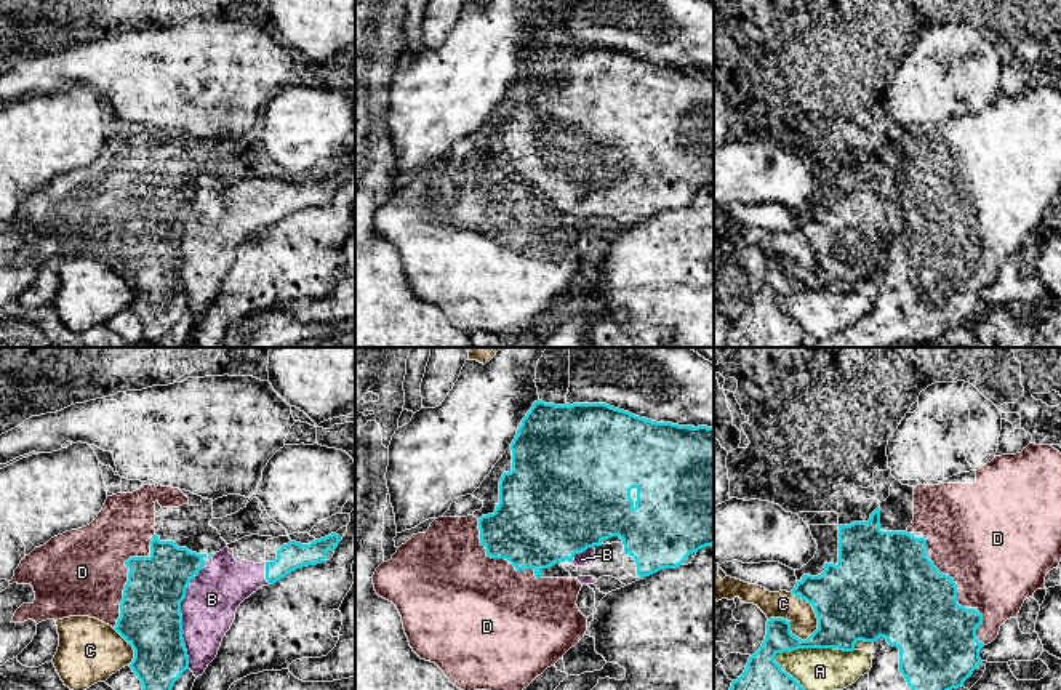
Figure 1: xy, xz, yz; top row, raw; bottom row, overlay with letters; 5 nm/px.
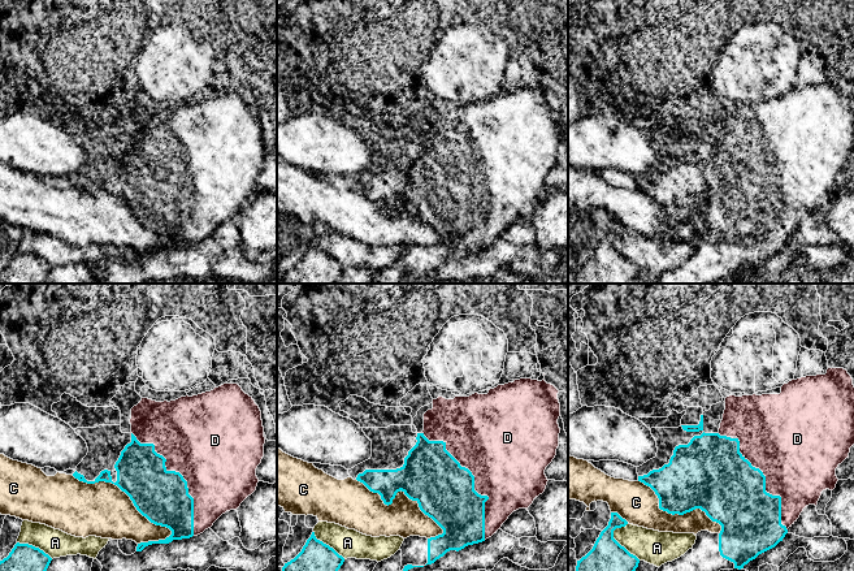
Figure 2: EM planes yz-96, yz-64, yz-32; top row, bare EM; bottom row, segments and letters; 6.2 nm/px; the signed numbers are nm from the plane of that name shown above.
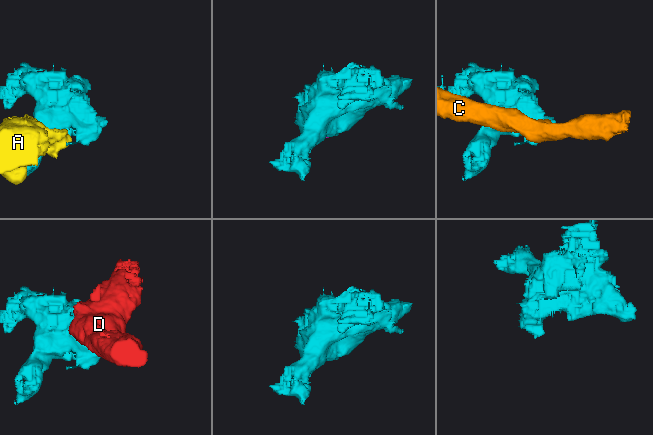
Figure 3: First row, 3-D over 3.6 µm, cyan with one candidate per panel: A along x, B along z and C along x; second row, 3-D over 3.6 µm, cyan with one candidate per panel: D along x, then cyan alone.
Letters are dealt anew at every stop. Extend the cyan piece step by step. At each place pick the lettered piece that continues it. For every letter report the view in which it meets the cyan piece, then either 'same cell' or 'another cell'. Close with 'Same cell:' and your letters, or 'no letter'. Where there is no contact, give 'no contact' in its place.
A: contact in yz; another cell
B: contact in xy; another cell
C: contact in yz; another cell
D: contact in yz; same cell
Same cell: D

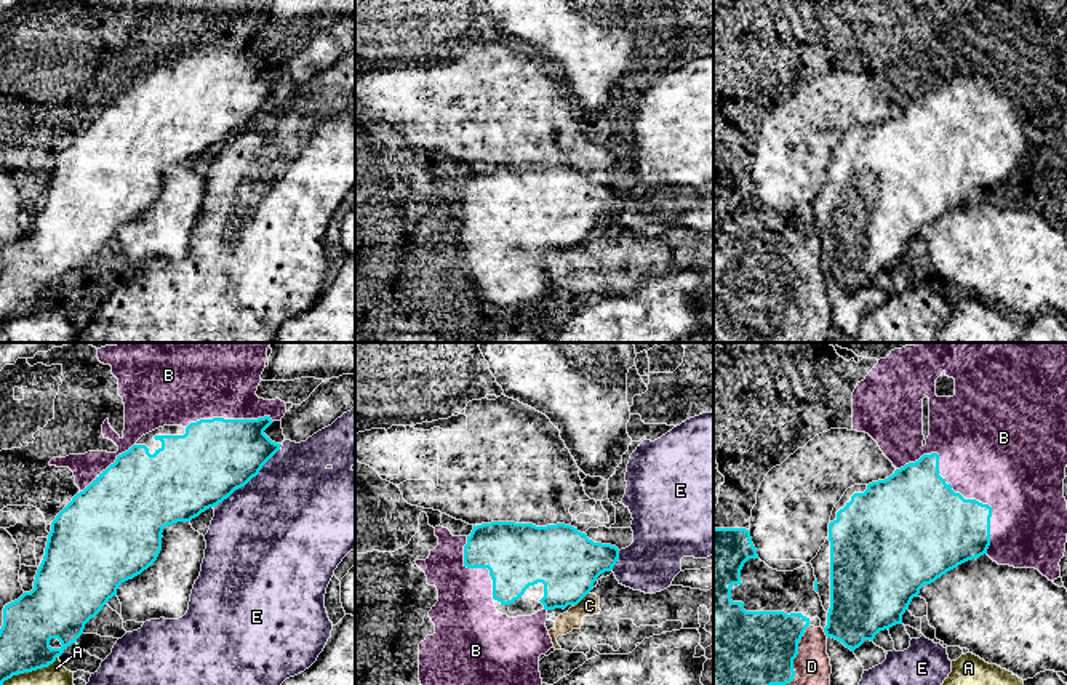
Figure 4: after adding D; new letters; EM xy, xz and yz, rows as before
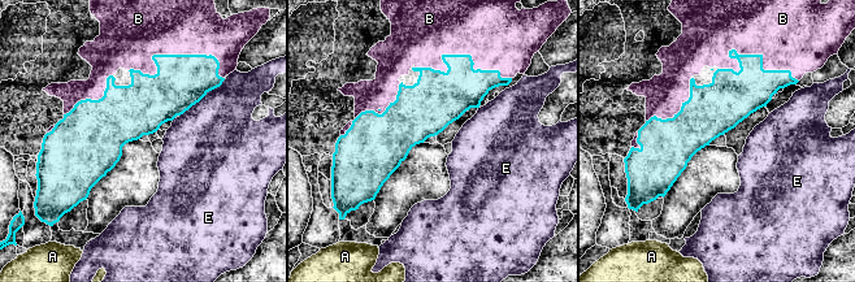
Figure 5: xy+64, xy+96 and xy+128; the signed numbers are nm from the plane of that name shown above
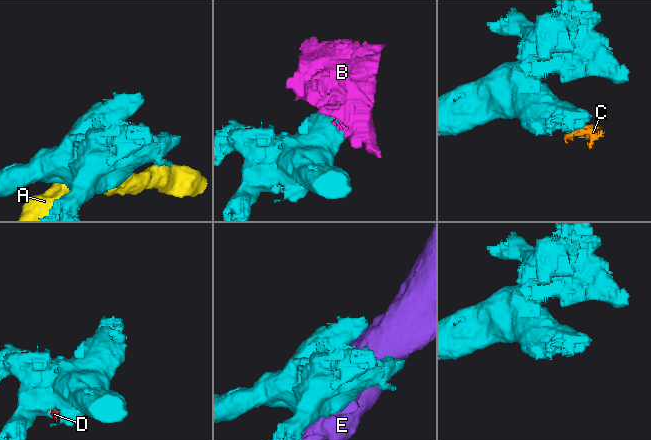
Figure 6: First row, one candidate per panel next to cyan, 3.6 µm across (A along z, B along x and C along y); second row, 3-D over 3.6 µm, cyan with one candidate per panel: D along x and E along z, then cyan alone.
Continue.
A: contact in xy; another cell
B: contact in yz; same cell
C: contact in xz; another cell
D: contact in yz; another cell
E: contact in xy; another cell
Same cell: B

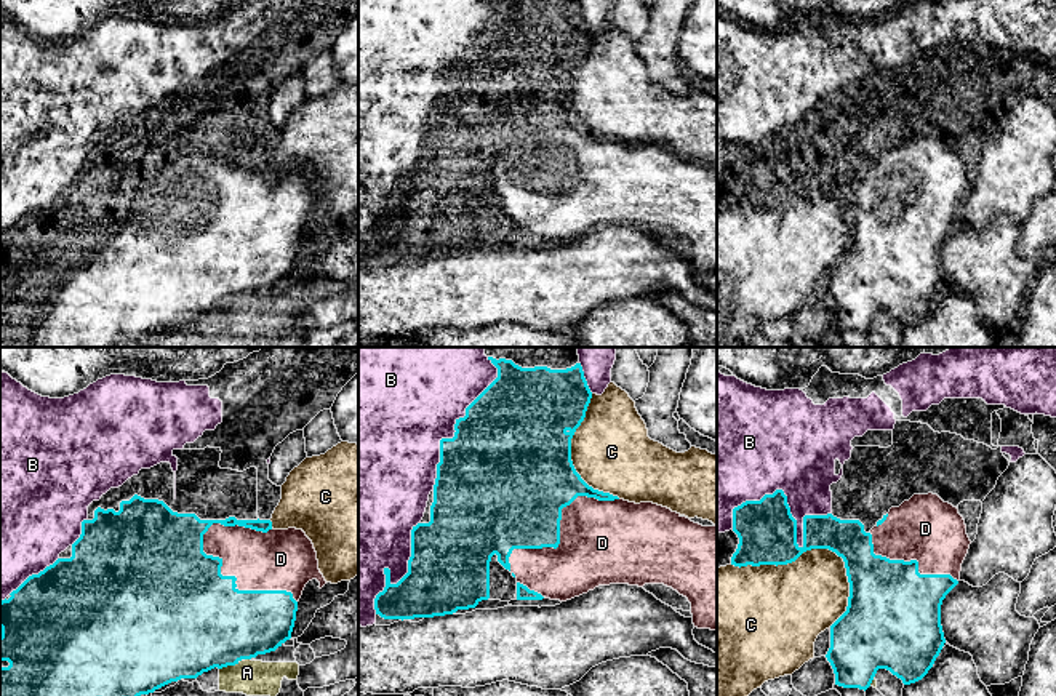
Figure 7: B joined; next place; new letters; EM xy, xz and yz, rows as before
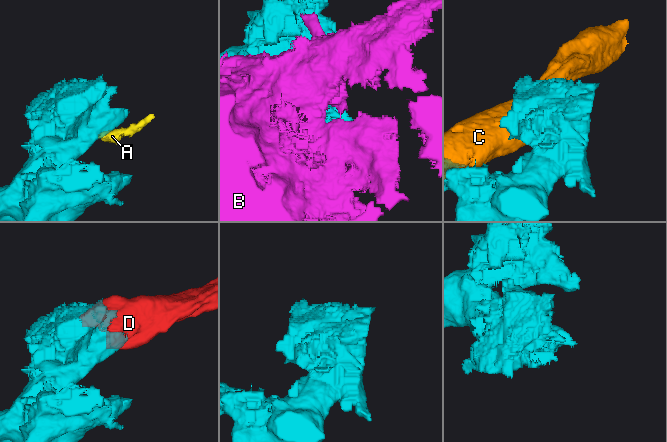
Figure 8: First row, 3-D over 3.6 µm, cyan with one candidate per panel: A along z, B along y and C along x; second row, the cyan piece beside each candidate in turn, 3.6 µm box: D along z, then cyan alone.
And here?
A: contact in xy; another cell
B: contact in yz; another cell
C: contact in yz; another cell
D: contact in xy; same cell
Same cell: D

